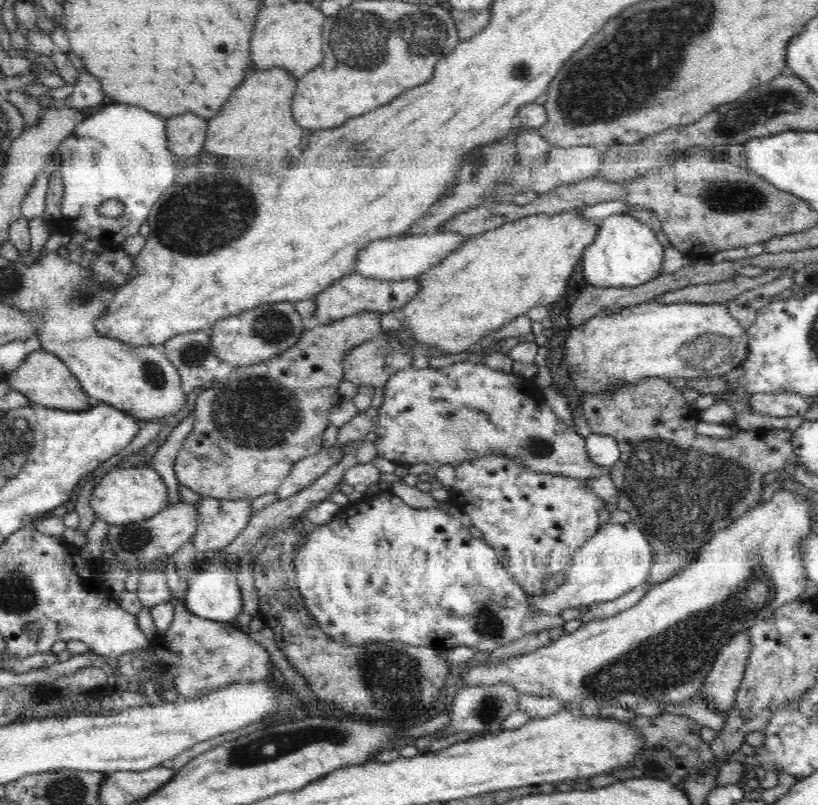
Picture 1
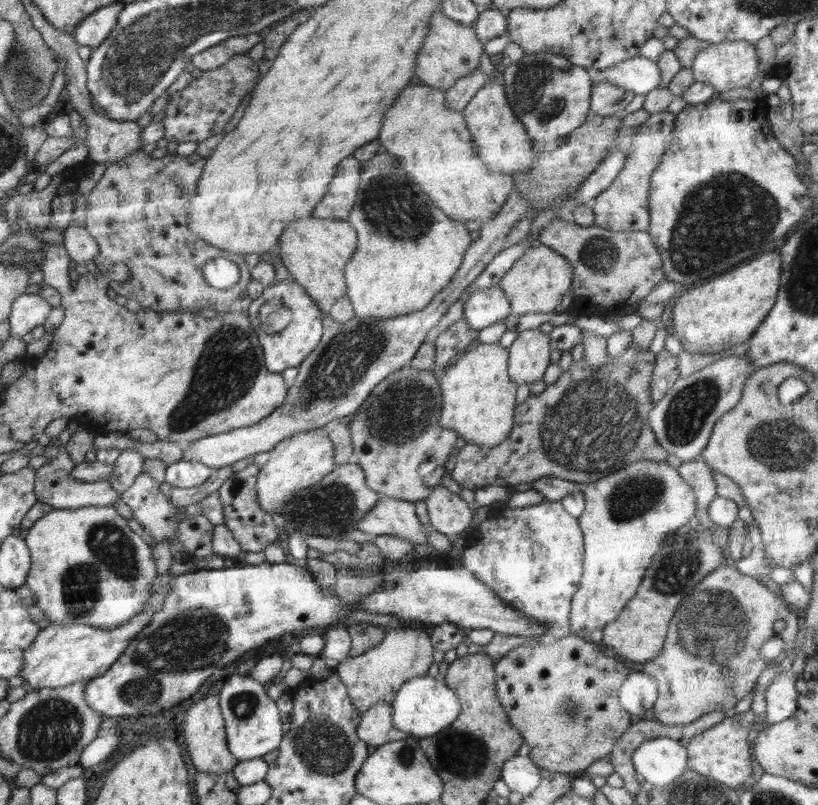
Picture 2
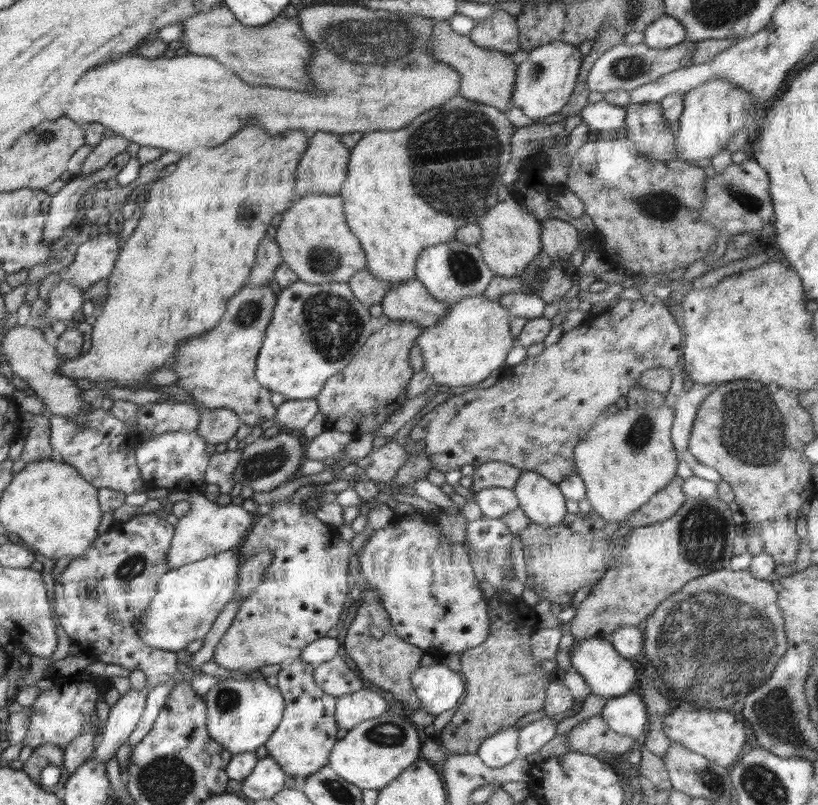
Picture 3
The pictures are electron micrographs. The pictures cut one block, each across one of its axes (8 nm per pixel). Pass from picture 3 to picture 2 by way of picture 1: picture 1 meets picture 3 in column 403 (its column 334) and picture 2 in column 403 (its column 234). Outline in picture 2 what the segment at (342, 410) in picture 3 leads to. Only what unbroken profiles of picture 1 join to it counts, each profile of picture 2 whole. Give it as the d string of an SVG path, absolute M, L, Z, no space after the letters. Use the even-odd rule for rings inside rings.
M403 367L378 383L370 396L348 419L353 456L365 473L366 485L383 498L406 500L415 503L424 500L435 486L442 484L447 472L444 469L459 434L439 423L442 409L442 392L439 379L433 372Z

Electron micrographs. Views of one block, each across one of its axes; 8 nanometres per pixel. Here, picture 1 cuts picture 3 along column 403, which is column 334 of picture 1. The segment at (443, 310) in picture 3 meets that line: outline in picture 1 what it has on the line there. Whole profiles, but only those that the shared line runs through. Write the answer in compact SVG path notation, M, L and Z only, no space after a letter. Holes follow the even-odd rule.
M350 273L314 296L316 310L313 318L318 326L352 316L352 314L358 314L358 312L386 314L406 306L418 292L420 292L418 276L400 280L378 280L366 278L358 273Z

